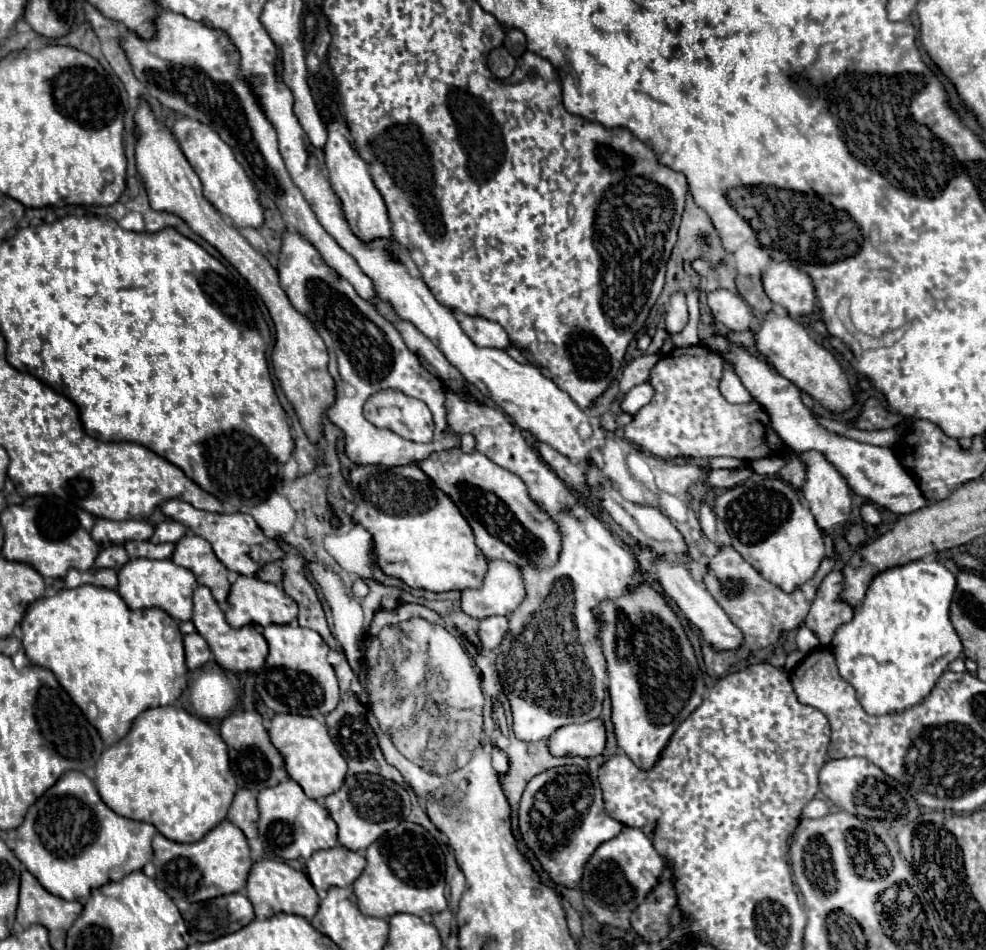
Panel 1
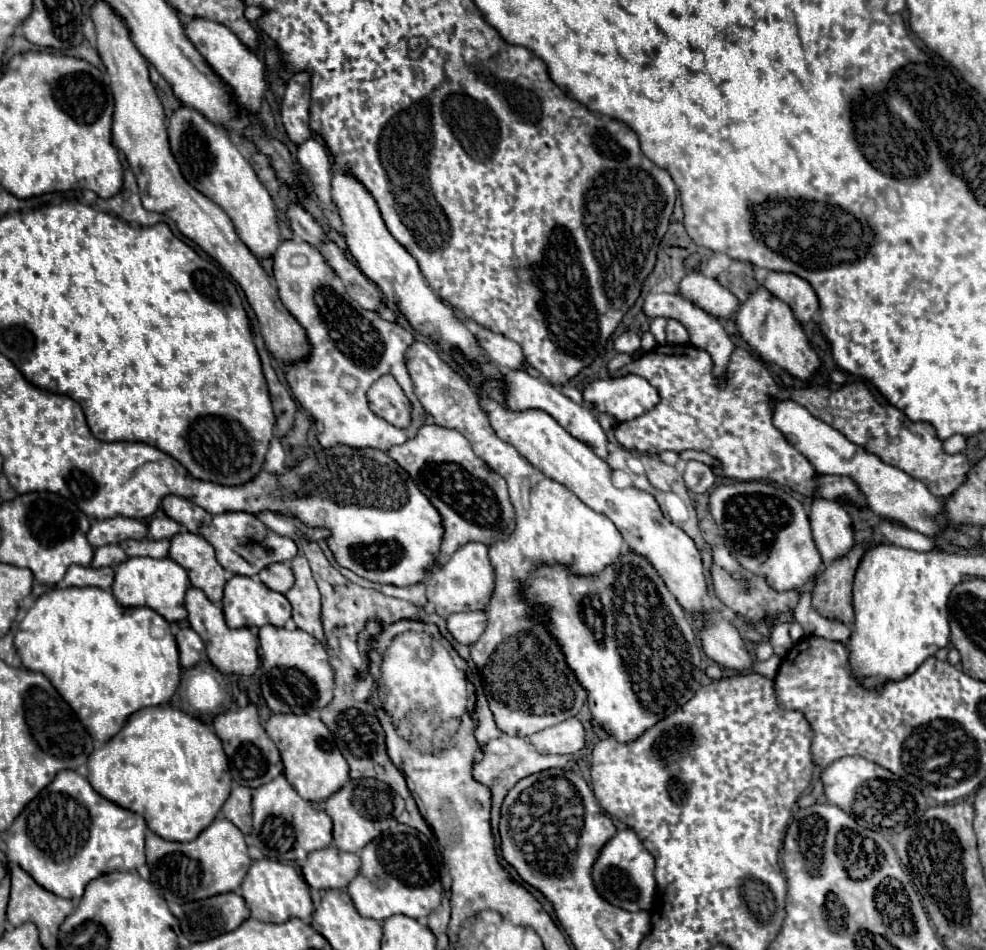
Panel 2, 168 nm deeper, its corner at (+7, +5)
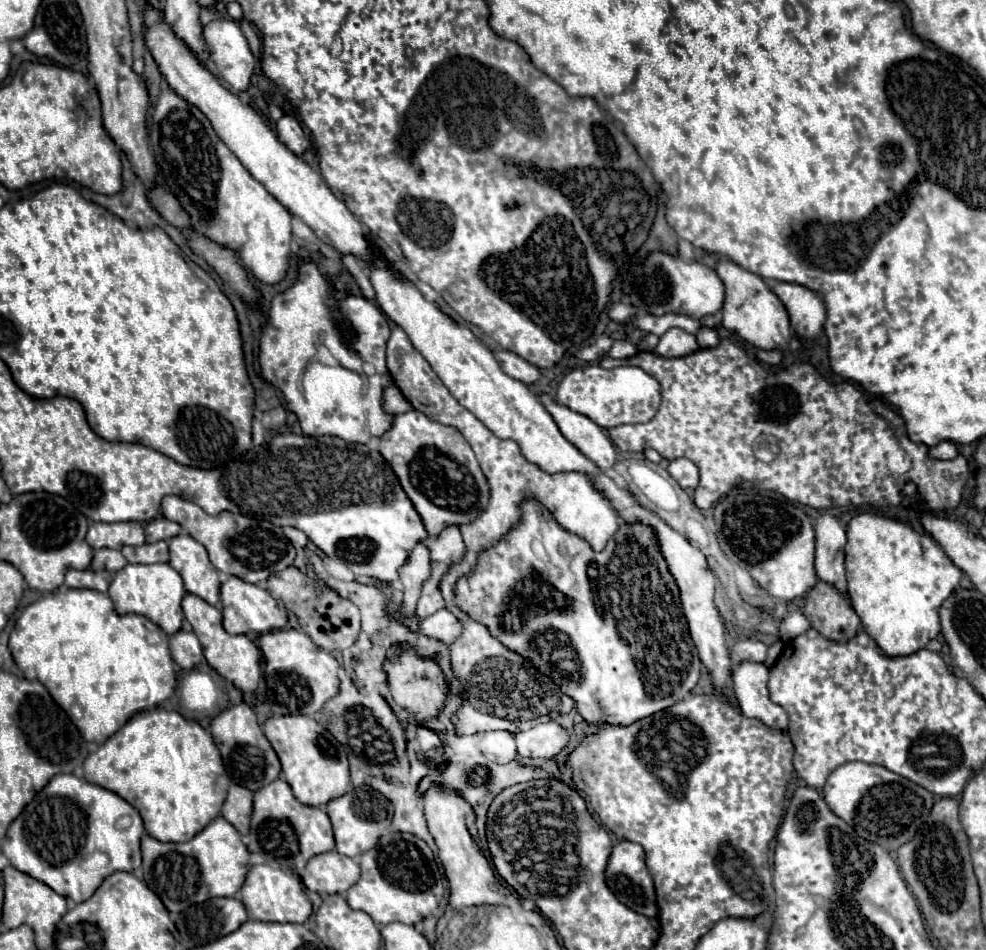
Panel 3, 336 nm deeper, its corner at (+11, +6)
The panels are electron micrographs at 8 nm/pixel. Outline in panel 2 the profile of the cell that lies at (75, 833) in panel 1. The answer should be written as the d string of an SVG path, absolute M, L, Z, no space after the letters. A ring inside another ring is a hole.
M59 771L57 777L23 809L7 831L7 857L25 869L43 889L65 897L81 899L85 885L95 877L111 871L133 871L145 863L145 833L147 823L137 813L131 813L103 799L91 783L75 771Z

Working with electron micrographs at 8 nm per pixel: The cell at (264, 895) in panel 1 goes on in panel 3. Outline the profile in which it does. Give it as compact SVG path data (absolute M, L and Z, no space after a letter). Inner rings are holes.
M259 864L259 866L251 866L243 888L239 890L237 896L245 908L251 920L263 920L263 922L307 922L307 918L311 916L311 900L307 898L305 890L303 890L303 882L293 876L283 872L281 868L273 868L267 864Z

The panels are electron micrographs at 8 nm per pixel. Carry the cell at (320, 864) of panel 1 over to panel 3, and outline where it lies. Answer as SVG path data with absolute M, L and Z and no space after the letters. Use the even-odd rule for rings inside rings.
M335 850L313 856L307 862L303 884L321 894L343 894L359 880L359 864Z

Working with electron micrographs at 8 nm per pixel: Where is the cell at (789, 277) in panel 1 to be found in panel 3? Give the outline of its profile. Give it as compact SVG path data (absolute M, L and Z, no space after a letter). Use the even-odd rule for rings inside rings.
M777 282L773 292L785 304L791 320L791 328L805 340L815 340L825 324L827 308L819 292L813 292L801 284Z

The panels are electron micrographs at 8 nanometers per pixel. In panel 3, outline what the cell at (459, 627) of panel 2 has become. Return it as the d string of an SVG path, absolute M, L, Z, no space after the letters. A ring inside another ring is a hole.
M443 608L443 610L423 618L419 622L419 632L429 638L451 644L451 640L455 640L455 636L459 636L459 620L455 620L455 616Z

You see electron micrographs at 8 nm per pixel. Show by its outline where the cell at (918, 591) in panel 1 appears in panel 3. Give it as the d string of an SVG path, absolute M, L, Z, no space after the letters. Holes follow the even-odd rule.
M861 513L853 516L847 524L847 544L845 544L845 576L847 576L847 588L849 598L853 604L853 610L861 618L861 624L879 640L879 648L883 652L891 652L891 656L905 656L911 652L917 652L919 648L925 648L929 640L937 638L941 626L939 626L939 608L941 602L957 588L963 572L955 568L955 564L949 560L949 576L941 574L939 586L929 586L931 580L927 580L927 566L923 566L923 550L921 550L921 534L911 527L874 513Z

